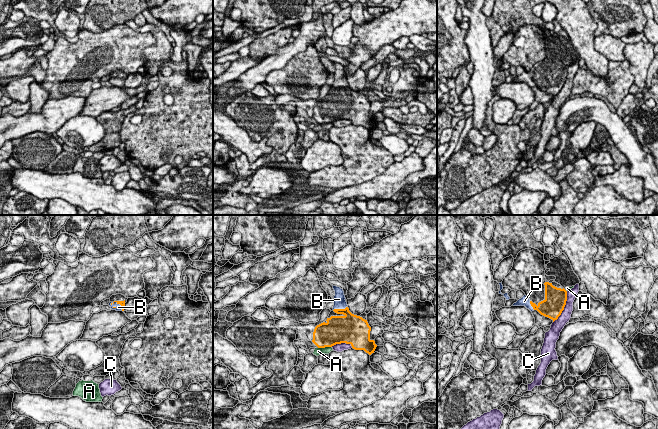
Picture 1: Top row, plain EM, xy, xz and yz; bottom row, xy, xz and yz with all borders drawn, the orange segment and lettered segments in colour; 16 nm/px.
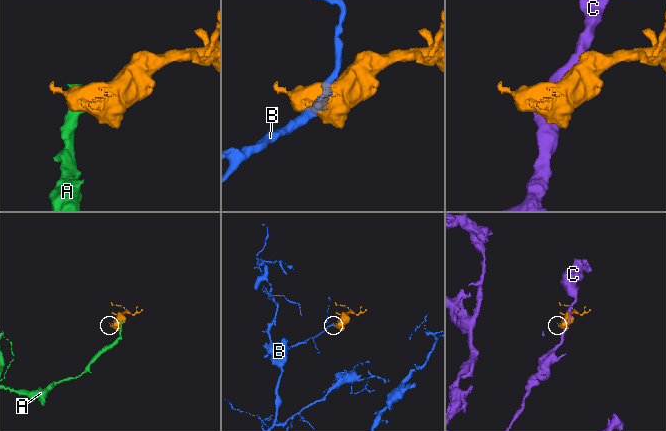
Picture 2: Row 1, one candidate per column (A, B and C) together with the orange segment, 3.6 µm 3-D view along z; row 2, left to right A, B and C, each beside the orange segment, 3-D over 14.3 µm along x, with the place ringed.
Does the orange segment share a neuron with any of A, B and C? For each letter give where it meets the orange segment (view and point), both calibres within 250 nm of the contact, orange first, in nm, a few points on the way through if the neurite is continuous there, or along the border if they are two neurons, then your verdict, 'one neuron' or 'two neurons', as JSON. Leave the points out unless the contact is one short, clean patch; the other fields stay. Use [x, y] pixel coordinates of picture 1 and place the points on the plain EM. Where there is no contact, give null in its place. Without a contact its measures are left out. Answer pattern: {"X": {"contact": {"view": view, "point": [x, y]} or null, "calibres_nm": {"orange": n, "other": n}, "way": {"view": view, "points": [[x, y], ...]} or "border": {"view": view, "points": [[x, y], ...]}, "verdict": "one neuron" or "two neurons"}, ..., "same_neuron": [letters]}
{"A": {"contact": {"view": "xz", "point": [324, 123]}, "calibres_nm": {"orange": 380, "other": 130}, "verdict": "two neurons"}, "B": {"contact": {"view": "xz", "point": [340, 85]}, "calibres_nm": {"orange": 280, "other": 190}, "way": {"view": "xz", "points": [[336, 100], [345, 92], [340, 85], [339, 75]]}, "verdict": "one neuron"}, "C": {"contact": {"view": "yz", "point": [564, 82]}, "calibres_nm": {"orange": 360, "other": 170}, "verdict": "two neurons"}, "same_neuron": ["B"]}

